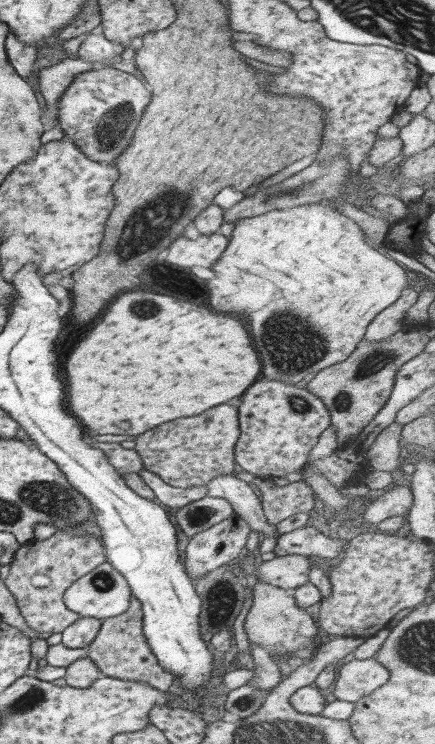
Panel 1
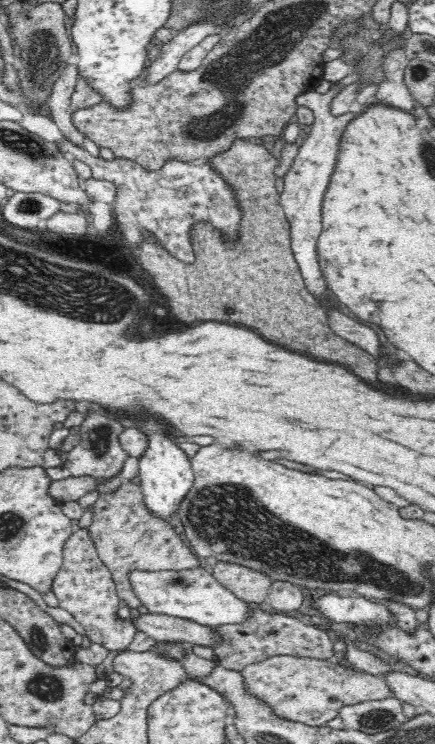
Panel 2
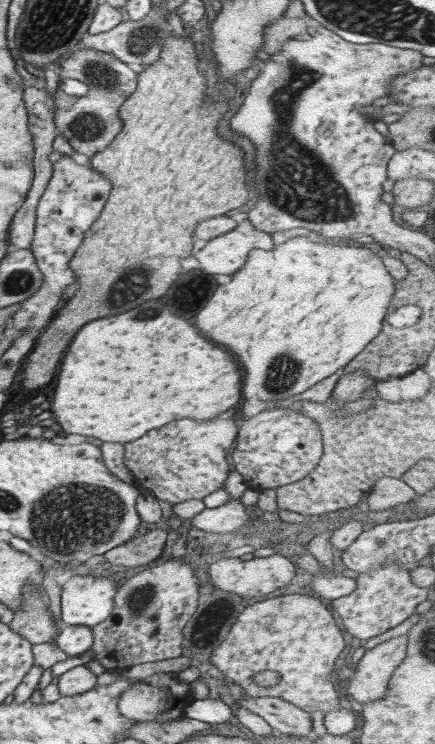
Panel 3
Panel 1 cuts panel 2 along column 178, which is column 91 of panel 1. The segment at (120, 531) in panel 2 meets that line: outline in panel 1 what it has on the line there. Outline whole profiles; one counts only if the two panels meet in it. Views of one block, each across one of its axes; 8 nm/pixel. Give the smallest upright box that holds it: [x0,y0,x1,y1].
[3,530,106,634]

